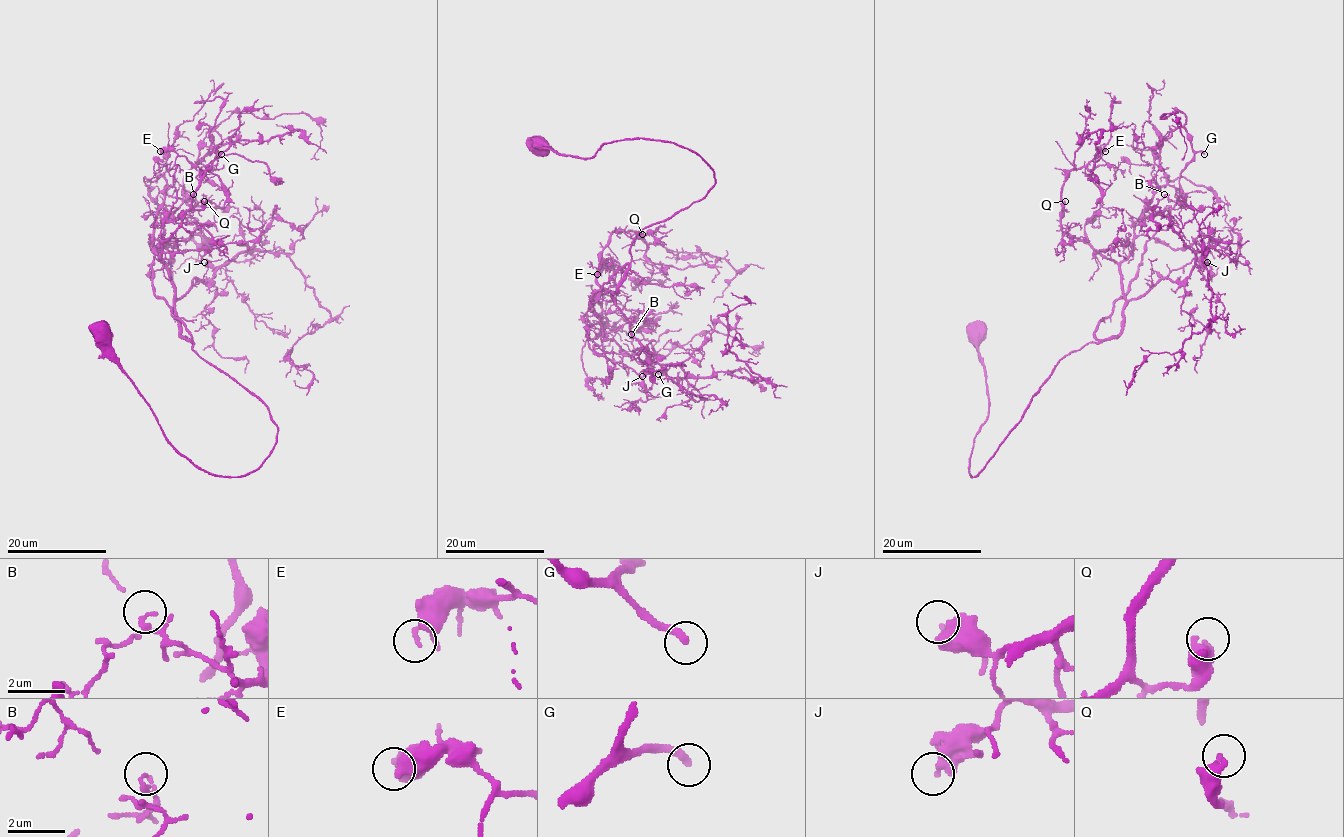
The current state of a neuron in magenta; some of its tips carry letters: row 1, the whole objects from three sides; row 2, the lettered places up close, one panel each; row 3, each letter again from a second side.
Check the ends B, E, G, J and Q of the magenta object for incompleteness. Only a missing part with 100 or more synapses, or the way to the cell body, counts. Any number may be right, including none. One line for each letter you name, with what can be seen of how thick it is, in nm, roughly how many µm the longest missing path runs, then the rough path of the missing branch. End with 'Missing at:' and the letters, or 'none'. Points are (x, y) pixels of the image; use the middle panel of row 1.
G: Thickness 280 nm. Missing length about 40 µm. Course of what is missing: (658, 374), (677, 381), (637, 401), (610, 387), (603, 391), (612, 376), (618, 376)
Missing at: G

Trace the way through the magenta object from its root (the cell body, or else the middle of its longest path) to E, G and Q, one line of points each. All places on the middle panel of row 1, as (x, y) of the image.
E: (539, 146), (671, 141), (713, 170), (636, 236), (612, 294), (596, 272), (613, 262), (597, 274)
G: (539, 146), (592, 157), (671, 141), (713, 170), (590, 298), (601, 339), (658, 374)
Q: (539, 146), (694, 151), (714, 185), (636, 236), (611, 294), (602, 248), (642, 234)

